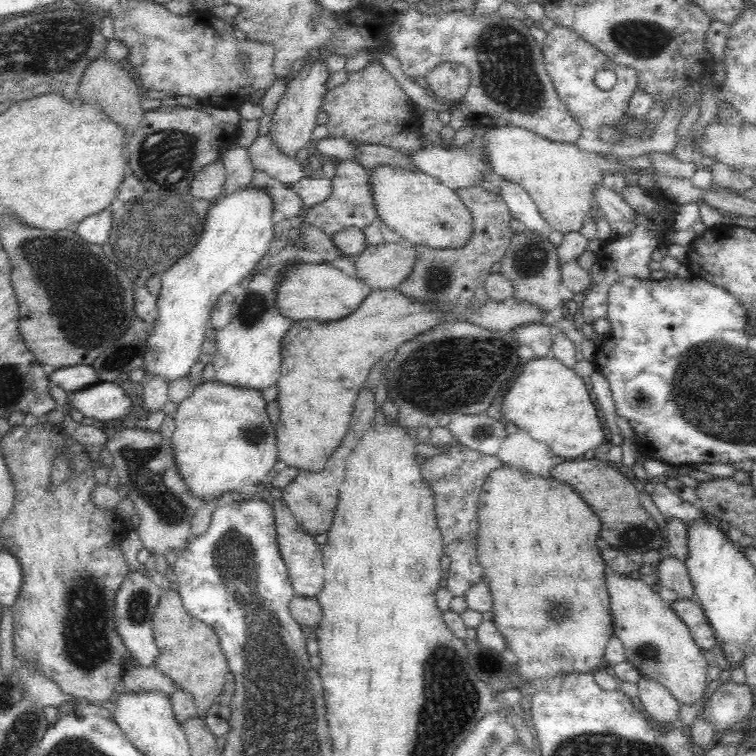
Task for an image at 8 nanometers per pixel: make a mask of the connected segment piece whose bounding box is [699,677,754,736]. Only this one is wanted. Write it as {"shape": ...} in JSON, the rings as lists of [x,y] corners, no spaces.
{"shape":[[[725,677],[722,684],[703,703],[699,717],[712,725],[717,736],[740,726],[754,708],[749,686],[736,684]]]}

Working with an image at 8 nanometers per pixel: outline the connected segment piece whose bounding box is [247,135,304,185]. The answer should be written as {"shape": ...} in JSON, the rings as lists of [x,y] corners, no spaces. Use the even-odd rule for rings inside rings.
{"shape":[[[267,135],[256,137],[247,147],[247,153],[254,173],[264,173],[288,185],[304,177],[304,171],[296,163],[295,156],[286,158]]]}

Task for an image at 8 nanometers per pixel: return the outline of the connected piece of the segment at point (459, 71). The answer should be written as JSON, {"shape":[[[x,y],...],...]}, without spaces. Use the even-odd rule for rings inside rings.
{"shape":[[[444,62],[430,70],[425,76],[426,84],[435,100],[457,102],[464,96],[469,87],[469,72],[462,64]]]}

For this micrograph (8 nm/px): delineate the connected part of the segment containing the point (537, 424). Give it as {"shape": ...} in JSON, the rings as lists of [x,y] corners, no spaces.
{"shape":[[[533,357],[522,366],[522,372],[510,383],[500,402],[499,419],[503,422],[512,422],[514,427],[526,431],[532,439],[548,446],[551,454],[563,456],[567,460],[583,455],[587,450],[597,449],[604,440],[594,402],[583,379],[576,376],[572,368],[566,368],[558,360],[550,357]]]}

